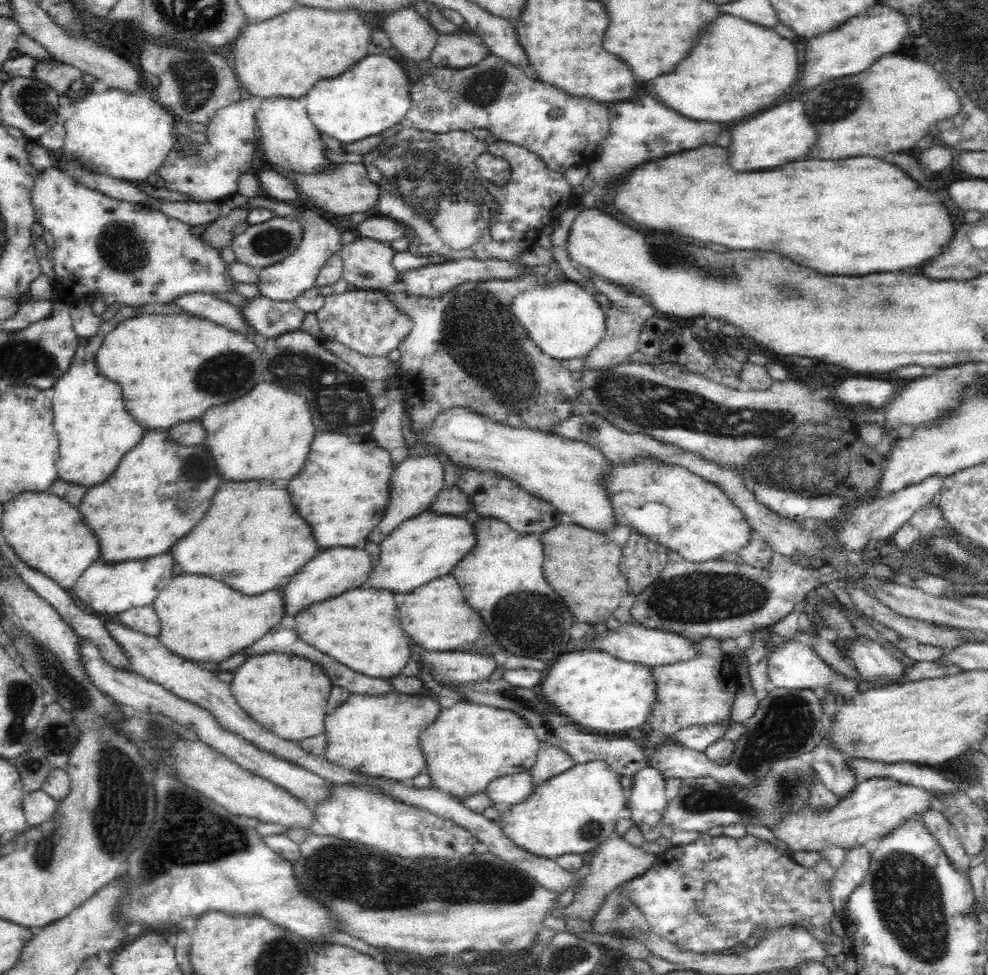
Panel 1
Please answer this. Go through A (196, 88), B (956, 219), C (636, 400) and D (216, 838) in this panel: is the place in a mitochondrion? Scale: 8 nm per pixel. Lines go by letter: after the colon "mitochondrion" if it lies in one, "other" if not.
A: mitochondrion
B: other
C: mitochondrion
D: mitochondrion

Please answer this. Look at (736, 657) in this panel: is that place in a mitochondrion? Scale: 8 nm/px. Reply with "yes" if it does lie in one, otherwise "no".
no

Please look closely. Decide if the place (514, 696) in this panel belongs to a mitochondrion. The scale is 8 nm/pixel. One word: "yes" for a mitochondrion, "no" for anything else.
yes

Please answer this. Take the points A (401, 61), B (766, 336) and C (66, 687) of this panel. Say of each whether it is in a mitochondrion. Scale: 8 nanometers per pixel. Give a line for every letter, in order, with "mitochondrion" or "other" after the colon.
A: other
B: other
C: mitochondrion

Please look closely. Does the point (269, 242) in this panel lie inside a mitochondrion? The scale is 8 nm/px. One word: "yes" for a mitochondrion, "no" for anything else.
yes

